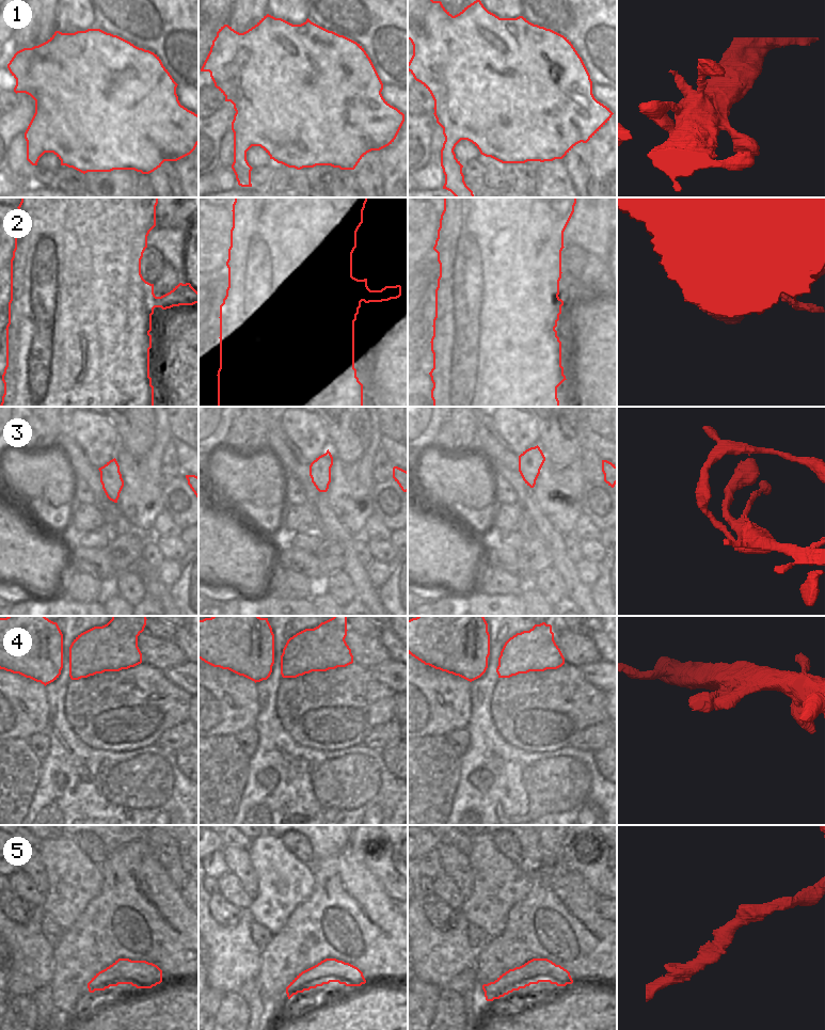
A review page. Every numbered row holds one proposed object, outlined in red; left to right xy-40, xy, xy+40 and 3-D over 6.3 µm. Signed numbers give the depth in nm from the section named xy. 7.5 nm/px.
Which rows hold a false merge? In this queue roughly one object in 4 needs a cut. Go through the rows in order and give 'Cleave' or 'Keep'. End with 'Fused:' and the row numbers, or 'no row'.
1: Keep
2: Cleave
3: Keep
4: Keep
5: Keep
Fused: 2.

